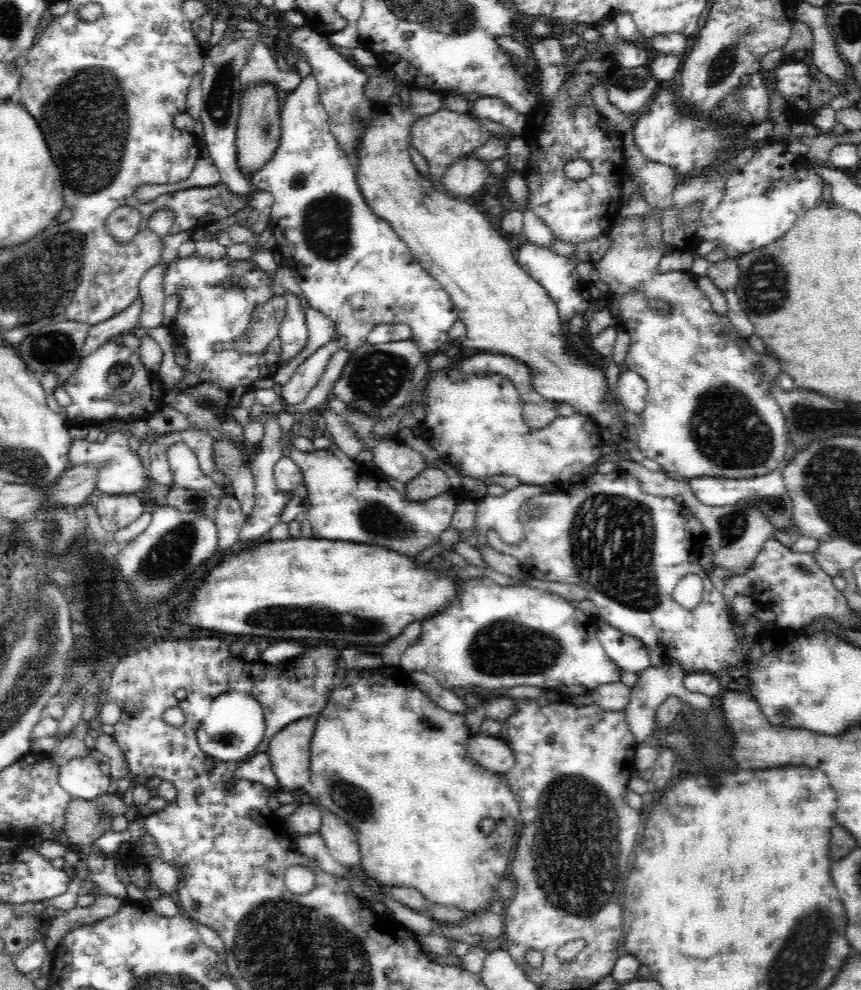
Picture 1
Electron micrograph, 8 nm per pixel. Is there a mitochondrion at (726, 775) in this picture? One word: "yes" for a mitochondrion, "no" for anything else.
yes

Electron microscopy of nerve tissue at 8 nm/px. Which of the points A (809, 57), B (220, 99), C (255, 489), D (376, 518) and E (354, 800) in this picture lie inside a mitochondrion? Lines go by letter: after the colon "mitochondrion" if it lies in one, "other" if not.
A: other
B: mitochondrion
C: other
D: mitochondrion
E: mitochondrion

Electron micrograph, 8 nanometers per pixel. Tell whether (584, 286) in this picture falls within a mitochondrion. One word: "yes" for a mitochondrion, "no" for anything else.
no

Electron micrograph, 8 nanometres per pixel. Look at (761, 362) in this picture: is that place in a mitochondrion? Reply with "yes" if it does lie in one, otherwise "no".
no

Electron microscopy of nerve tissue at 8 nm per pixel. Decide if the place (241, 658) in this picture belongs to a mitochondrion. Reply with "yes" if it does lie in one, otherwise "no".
no

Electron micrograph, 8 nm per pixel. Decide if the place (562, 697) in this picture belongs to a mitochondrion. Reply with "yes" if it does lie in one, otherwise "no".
no

